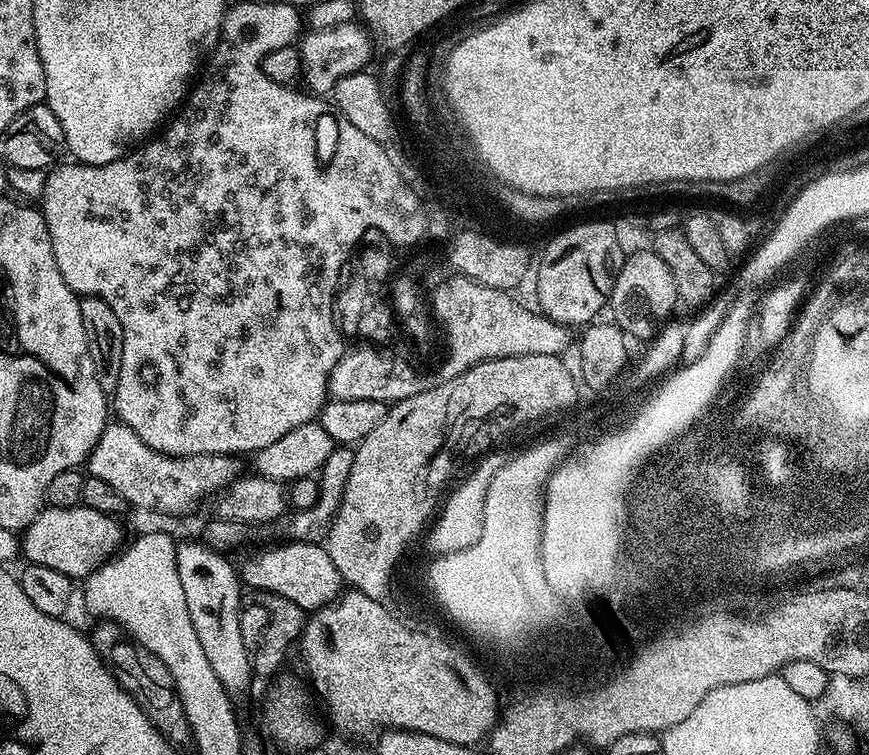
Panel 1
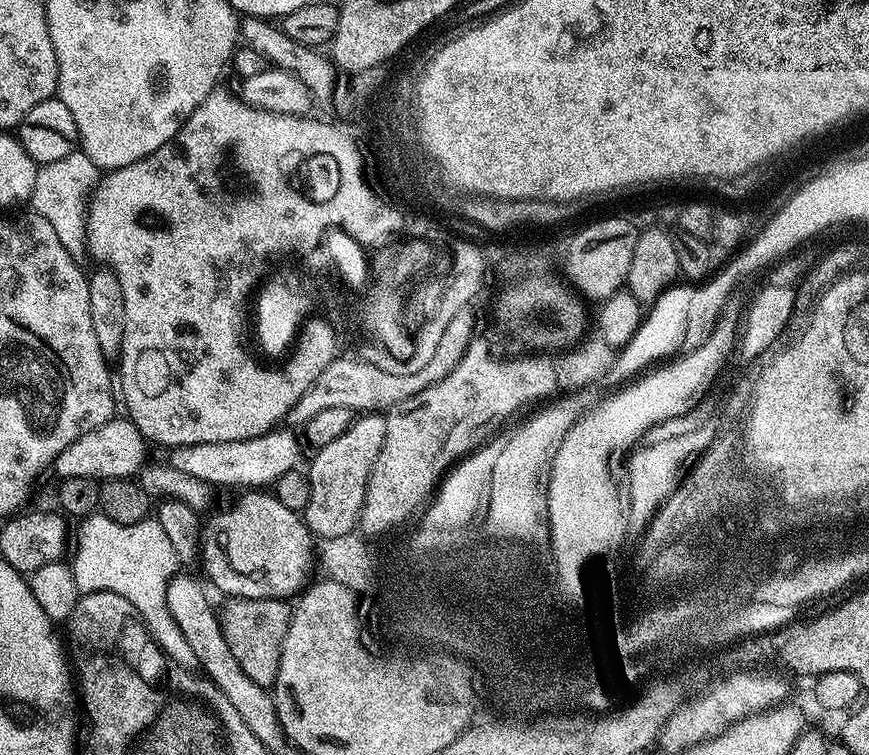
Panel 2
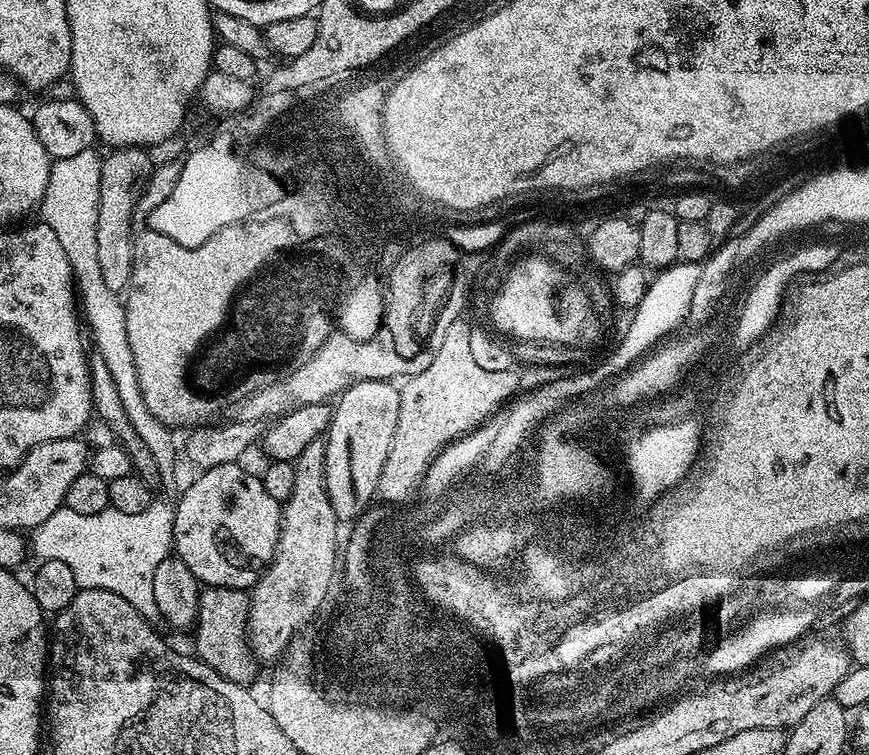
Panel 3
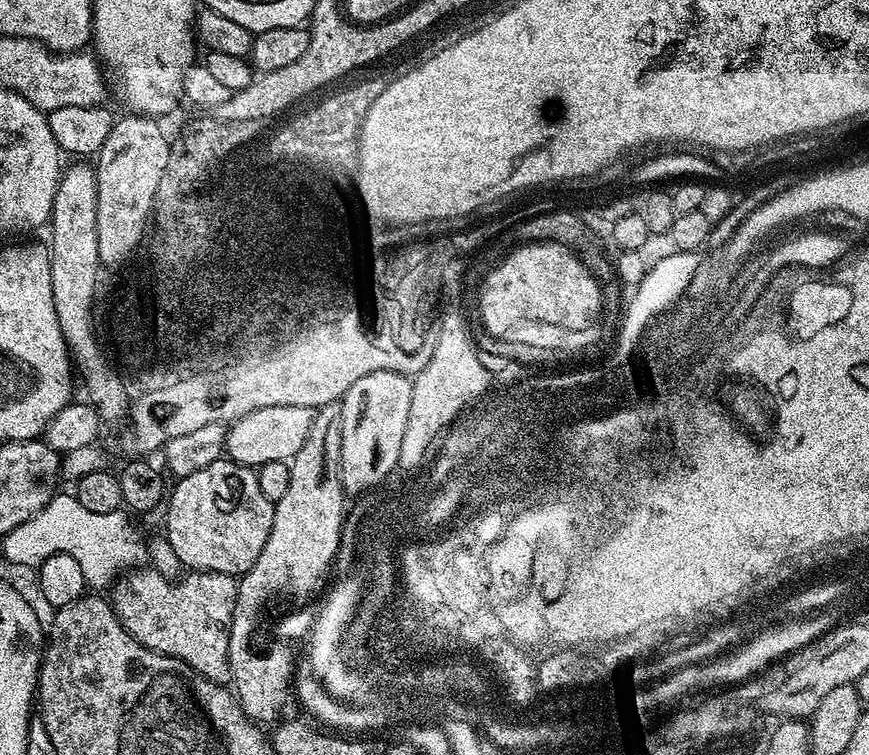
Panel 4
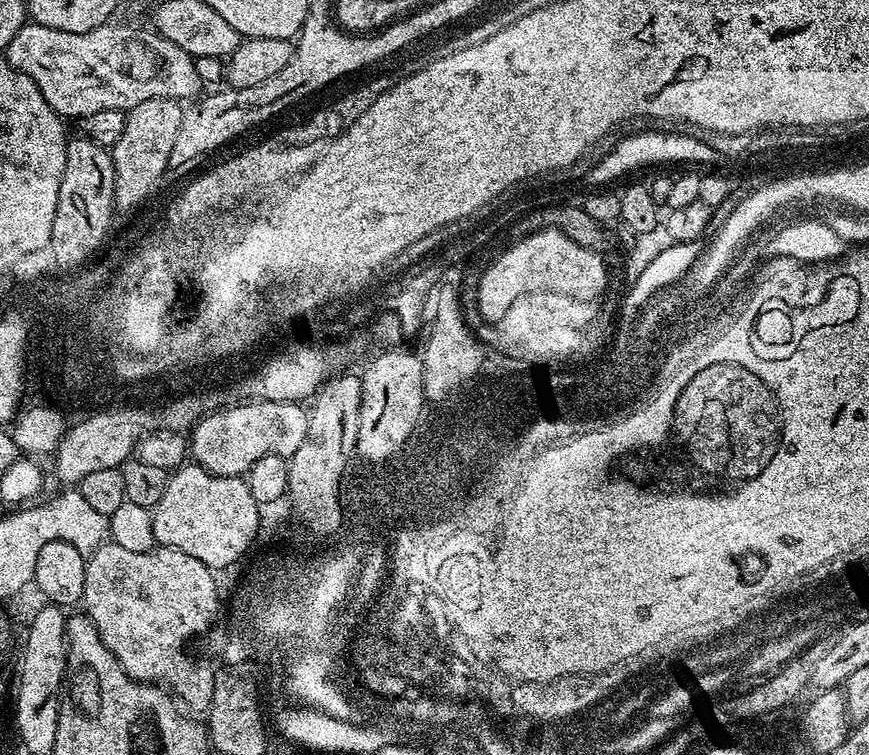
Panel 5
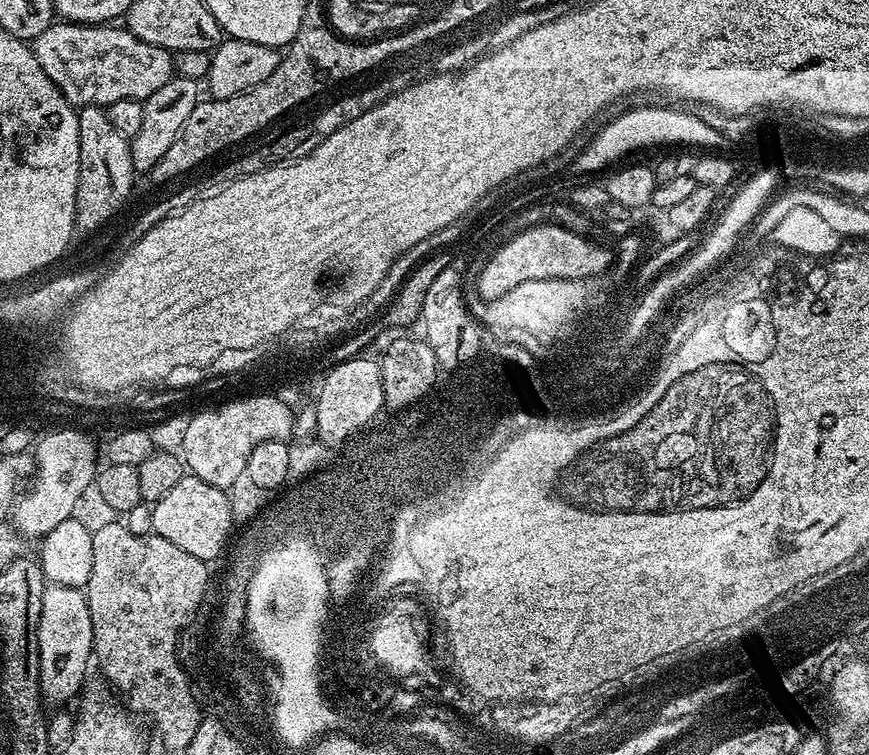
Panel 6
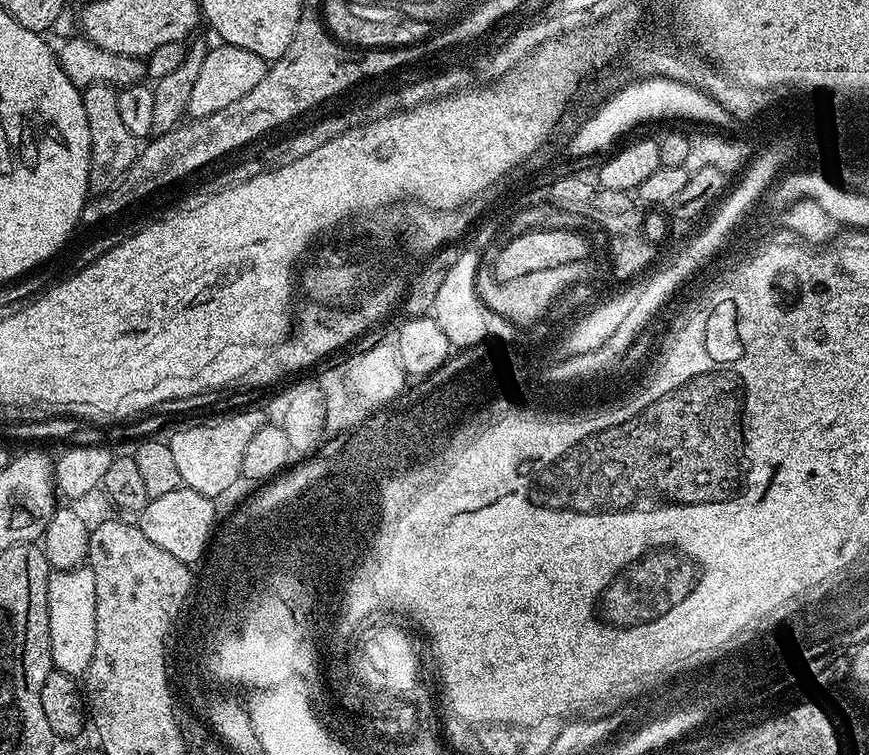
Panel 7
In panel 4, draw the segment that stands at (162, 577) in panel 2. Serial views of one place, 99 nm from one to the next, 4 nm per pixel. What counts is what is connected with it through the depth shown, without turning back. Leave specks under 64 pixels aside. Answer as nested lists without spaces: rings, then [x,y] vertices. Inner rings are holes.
[[[53,495],[41,512],[34,514],[29,520],[22,522],[22,526],[3,537],[4,556],[12,564],[25,564],[26,567],[35,569],[46,558],[65,552],[70,554],[70,558],[74,558],[74,562],[78,562],[78,566],[82,566],[82,578],[89,589],[107,589],[117,576],[137,567],[146,556],[145,541],[140,541],[139,534],[132,529],[131,522],[124,515],[123,511],[94,514],[94,510],[86,510],[86,506],[82,506],[75,495]]]

